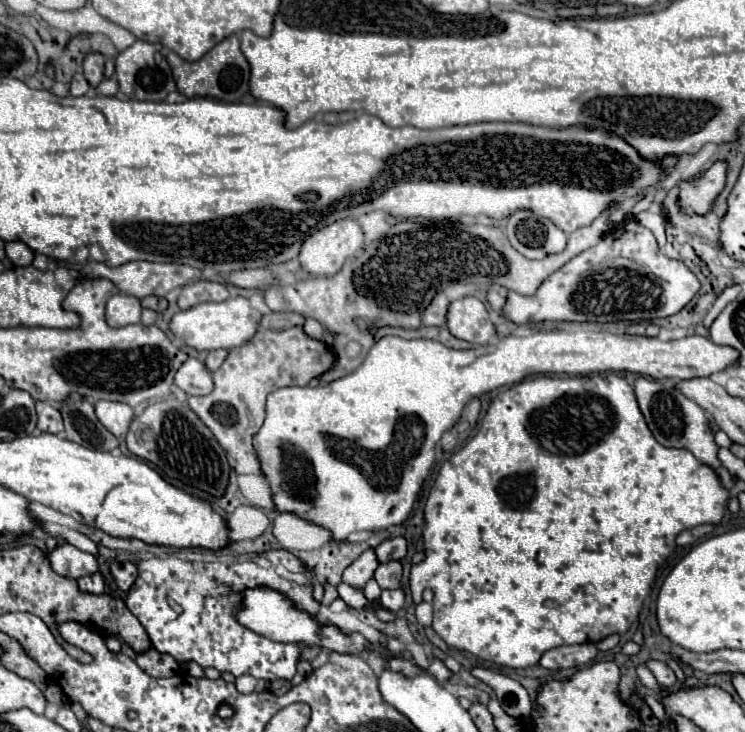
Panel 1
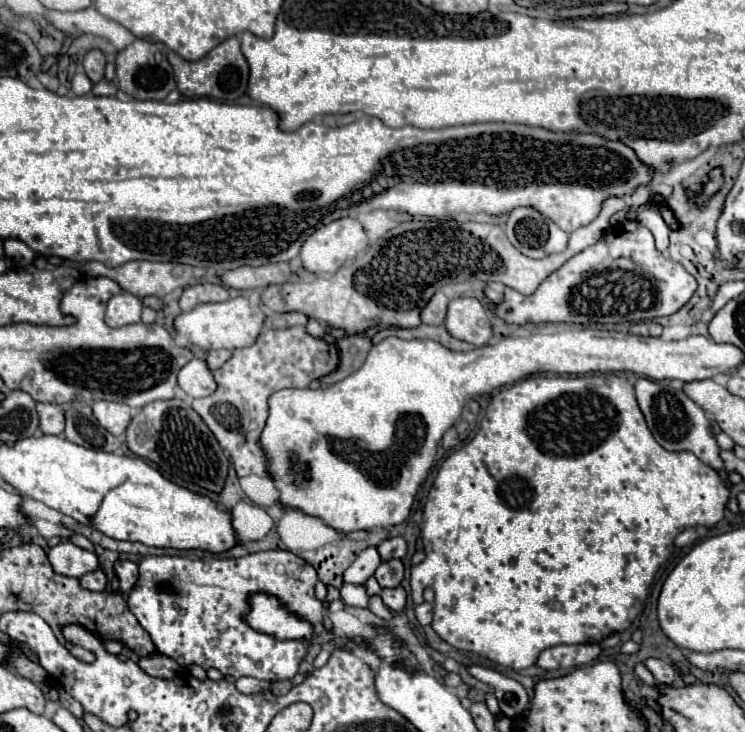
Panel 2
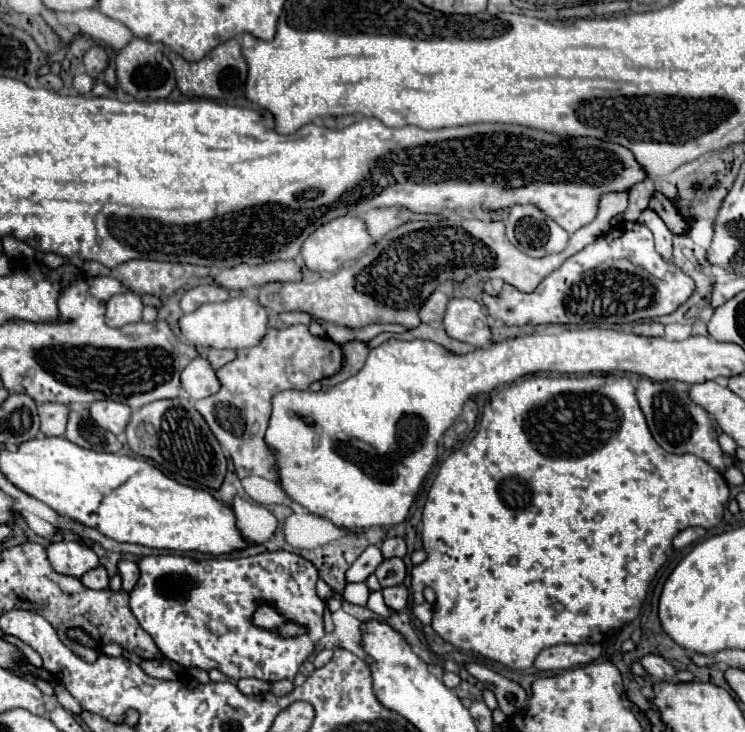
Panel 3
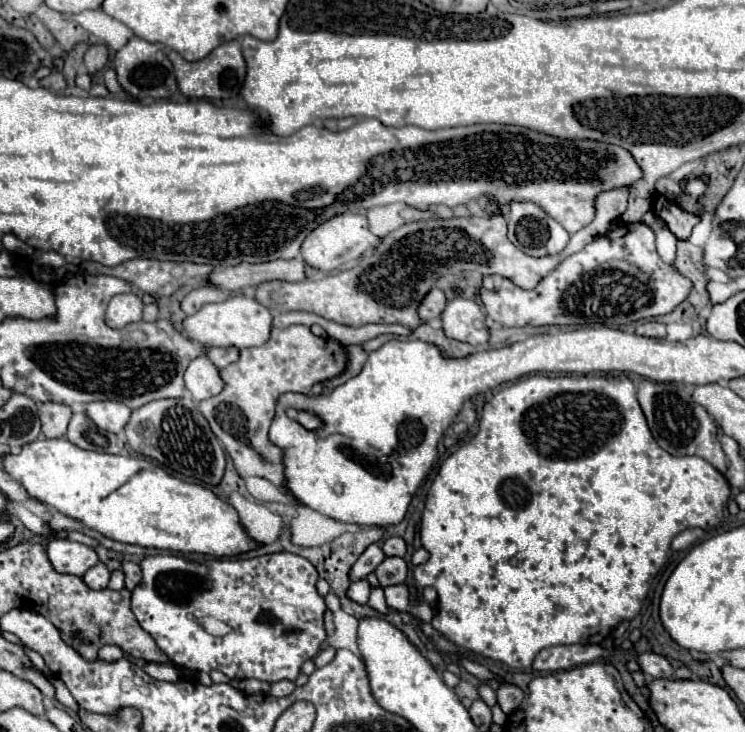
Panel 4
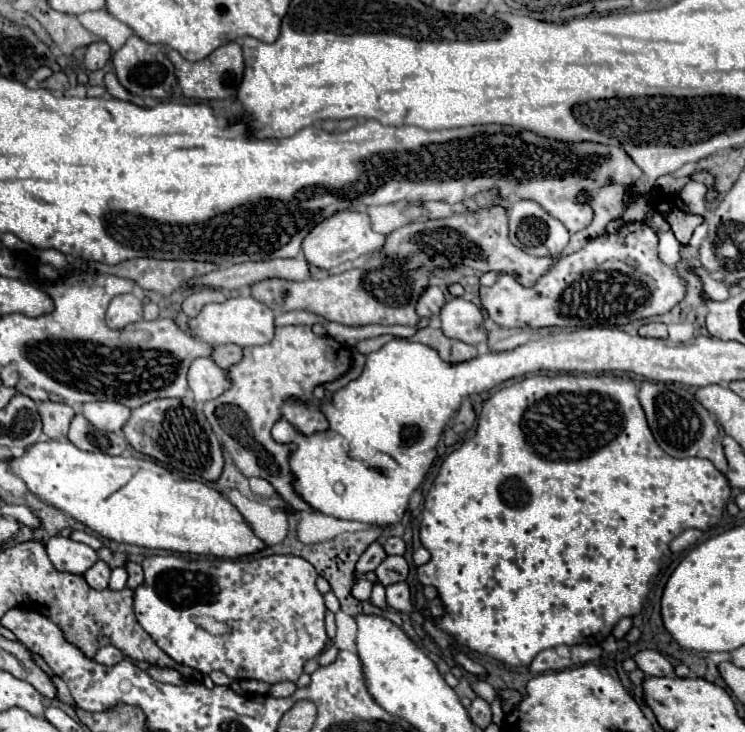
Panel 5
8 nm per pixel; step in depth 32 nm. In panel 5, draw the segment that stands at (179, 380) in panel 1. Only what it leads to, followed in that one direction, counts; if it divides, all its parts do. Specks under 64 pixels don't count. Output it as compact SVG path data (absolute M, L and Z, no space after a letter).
M196 358L188 370L188 388L196 402L206 402L226 392L230 380L226 370L218 368L210 358Z

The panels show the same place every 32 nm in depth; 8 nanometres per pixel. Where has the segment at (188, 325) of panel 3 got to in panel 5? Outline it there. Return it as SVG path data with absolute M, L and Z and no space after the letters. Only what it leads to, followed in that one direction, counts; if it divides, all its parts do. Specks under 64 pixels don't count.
M234 296L222 304L206 304L198 316L188 320L188 330L192 336L212 346L222 344L236 344L240 348L260 346L268 344L268 340L272 340L274 336L274 314L266 304L254 300L252 296Z

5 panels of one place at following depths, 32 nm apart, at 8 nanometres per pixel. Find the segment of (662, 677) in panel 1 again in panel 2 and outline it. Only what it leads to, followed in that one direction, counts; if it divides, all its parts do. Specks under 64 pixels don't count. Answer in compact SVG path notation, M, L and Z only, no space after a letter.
M648 658L646 660L646 668L654 674L656 684L664 684L664 686L672 686L676 684L676 672L670 664L658 660L658 658Z

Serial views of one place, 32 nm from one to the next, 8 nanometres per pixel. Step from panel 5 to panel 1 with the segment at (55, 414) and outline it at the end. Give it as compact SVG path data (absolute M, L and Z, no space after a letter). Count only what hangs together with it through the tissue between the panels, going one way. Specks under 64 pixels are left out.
M36 402L36 412L38 412L38 430L50 432L50 434L60 434L64 430L62 416L54 404Z

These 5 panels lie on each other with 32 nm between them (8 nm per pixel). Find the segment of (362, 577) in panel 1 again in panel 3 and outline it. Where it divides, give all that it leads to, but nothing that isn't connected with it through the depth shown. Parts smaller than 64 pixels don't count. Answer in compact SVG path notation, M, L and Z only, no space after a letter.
M368 546L358 556L358 560L348 568L346 580L348 582L364 582L370 574L374 574L374 570L378 568L380 562L382 562L382 554L380 554L378 546Z

